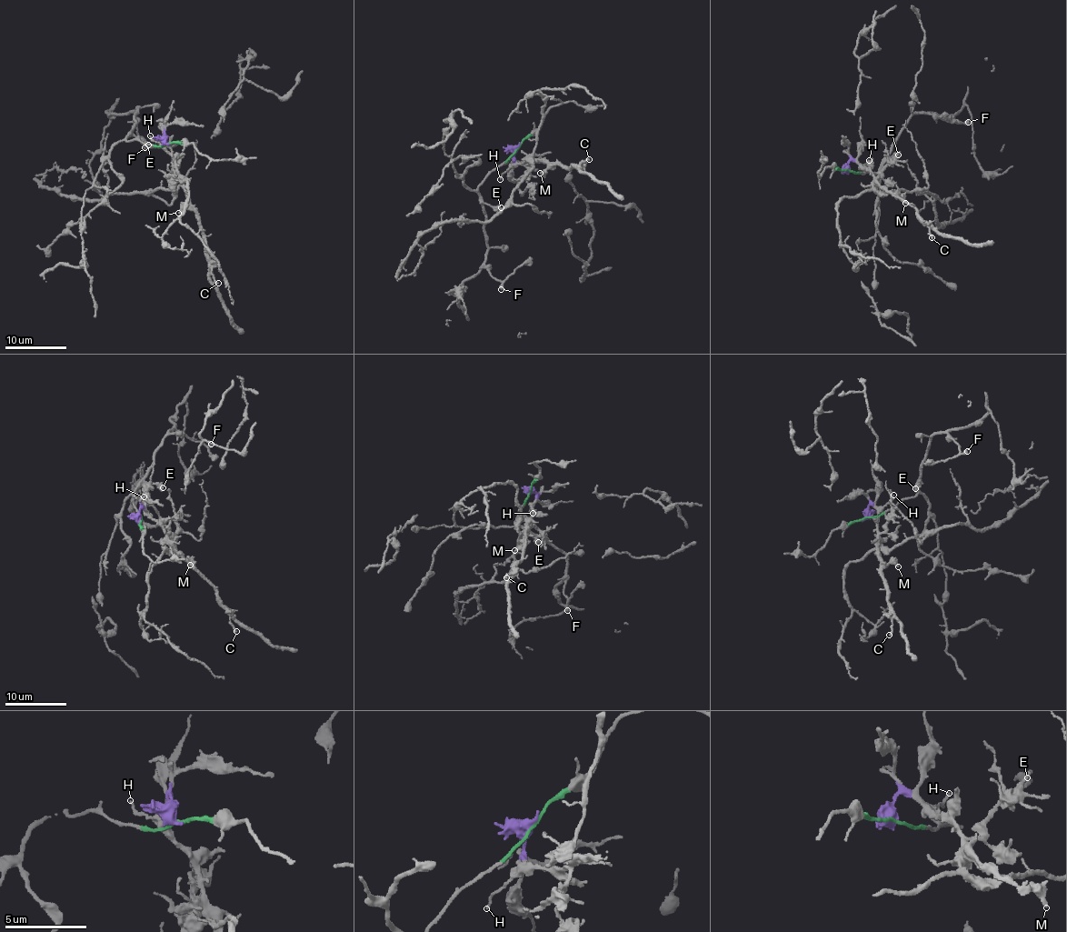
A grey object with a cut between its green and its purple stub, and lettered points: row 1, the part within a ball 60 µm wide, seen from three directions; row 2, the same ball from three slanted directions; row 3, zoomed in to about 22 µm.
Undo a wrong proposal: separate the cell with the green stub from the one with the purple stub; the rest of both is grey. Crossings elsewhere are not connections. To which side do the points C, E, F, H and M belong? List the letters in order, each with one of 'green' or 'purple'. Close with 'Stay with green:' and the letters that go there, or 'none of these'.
C: purple
E: green
F: green
H: purple
M: purple
Stay with green: E, F

